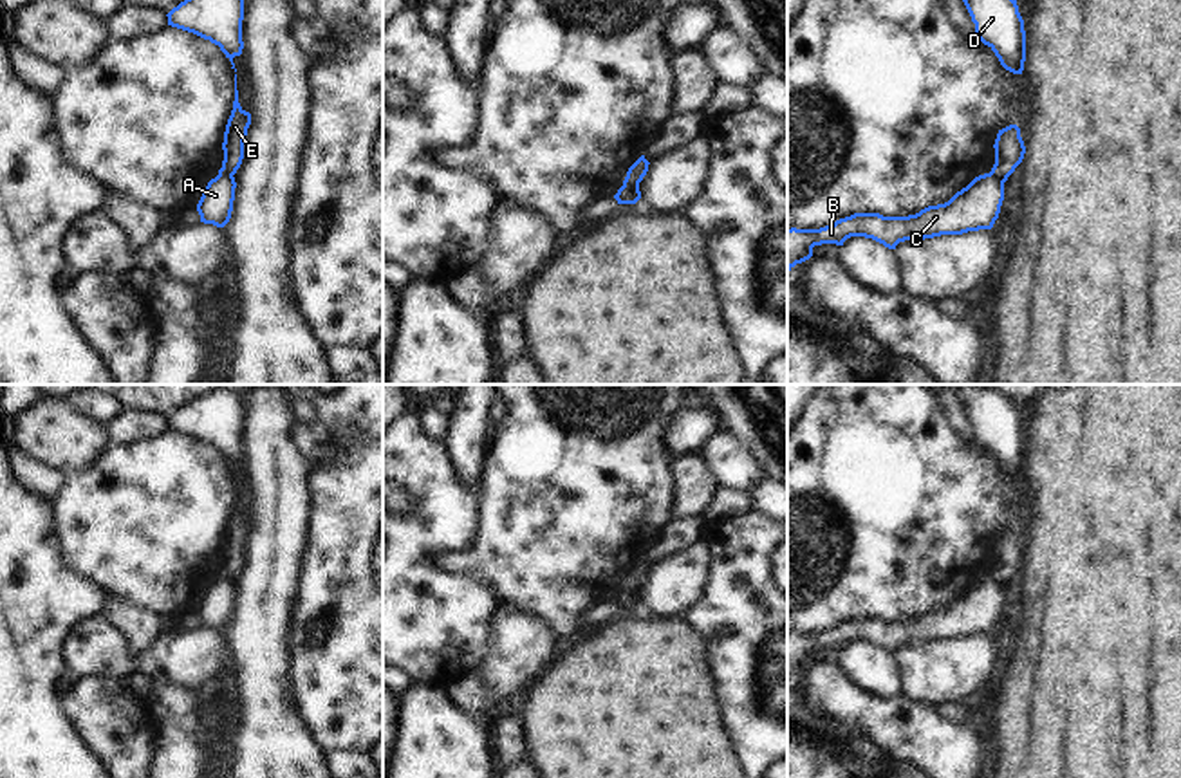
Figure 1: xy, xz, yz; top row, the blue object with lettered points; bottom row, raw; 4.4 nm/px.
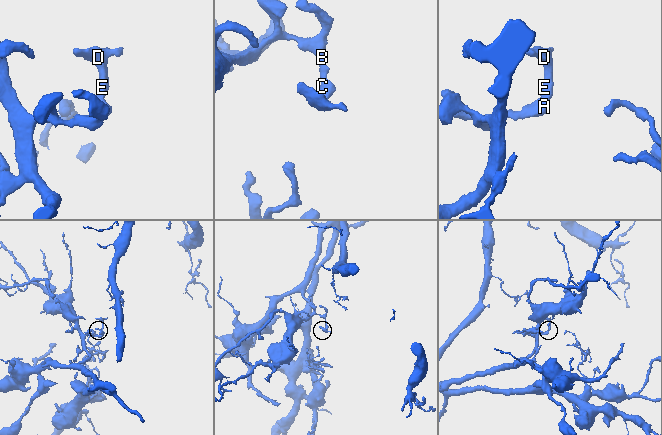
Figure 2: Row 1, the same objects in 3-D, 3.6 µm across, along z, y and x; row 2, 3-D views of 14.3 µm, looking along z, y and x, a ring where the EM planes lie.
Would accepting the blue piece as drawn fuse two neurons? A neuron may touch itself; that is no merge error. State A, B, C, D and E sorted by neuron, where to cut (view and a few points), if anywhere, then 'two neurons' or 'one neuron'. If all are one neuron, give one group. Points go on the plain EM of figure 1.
A B C / D E; cut in xz along (638, 585), (623, 589); two neurons

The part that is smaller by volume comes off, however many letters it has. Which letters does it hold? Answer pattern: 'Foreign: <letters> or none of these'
Foreign: D, E

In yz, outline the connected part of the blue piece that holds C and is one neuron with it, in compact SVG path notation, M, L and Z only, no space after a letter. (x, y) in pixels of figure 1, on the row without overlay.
M991 578L975 581L948 607L928 610L908 621L854 617L820 634L787 634L787 675L813 661L822 648L843 650L851 641L865 641L896 653L905 644L925 644L941 639L962 639L991 634L1004 605L1004 588Z

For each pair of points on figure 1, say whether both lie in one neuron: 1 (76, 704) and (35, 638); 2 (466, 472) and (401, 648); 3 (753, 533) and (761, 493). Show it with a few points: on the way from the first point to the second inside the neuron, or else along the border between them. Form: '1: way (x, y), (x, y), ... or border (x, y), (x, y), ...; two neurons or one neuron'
1: border (64, 688), (64, 713), (76, 728); two neurons
2: border (443, 443), (455, 473), (477, 495); two neurons
3: border (753, 509), (768, 515); two neurons

